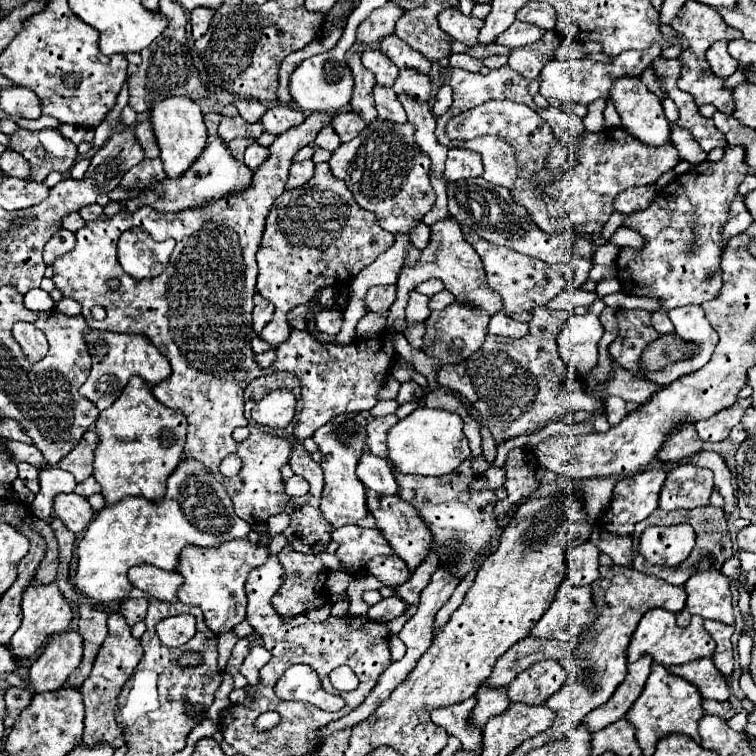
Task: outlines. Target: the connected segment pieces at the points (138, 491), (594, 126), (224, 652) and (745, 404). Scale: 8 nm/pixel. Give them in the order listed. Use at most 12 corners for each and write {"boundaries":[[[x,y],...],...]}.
{"boundaries":[[[133,376],[95,424],[107,504],[161,500],[187,420]],[[605,99],[588,106],[583,118],[585,130],[601,132],[605,128]],[[233,632],[219,636],[219,672],[225,670],[227,658],[237,644]],[[751,398],[695,422],[703,442],[721,442],[737,426]]]}

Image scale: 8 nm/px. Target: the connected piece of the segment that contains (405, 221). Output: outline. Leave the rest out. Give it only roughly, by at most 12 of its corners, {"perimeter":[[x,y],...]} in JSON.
{"perimeter":[[375,118],[329,160],[391,234],[435,204],[409,122]]}

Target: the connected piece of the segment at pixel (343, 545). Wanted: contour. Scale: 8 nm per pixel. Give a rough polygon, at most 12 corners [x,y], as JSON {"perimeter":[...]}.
{"perimeter":[[377,528],[333,530],[343,570],[363,574],[373,556],[393,550]]}

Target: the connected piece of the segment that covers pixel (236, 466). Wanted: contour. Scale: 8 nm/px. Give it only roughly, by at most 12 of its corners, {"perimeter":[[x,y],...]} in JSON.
{"perimeter":[[230,454],[220,464],[220,472],[231,478],[238,474],[242,461]]}

